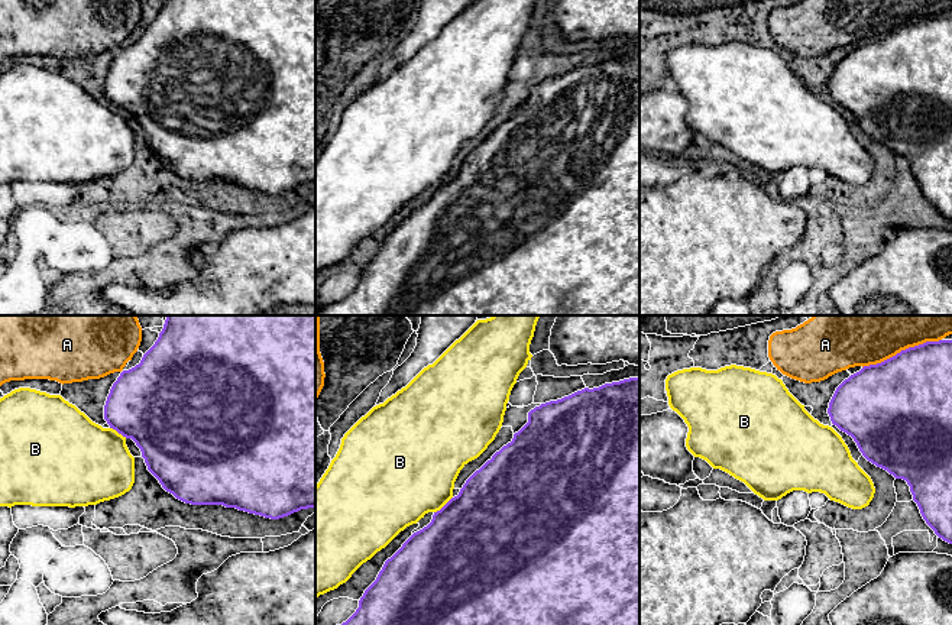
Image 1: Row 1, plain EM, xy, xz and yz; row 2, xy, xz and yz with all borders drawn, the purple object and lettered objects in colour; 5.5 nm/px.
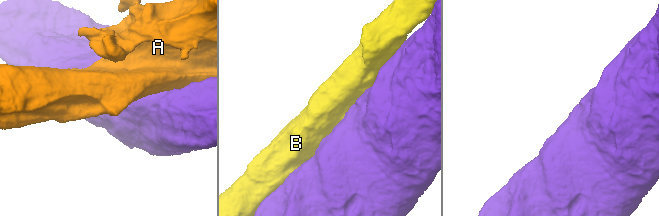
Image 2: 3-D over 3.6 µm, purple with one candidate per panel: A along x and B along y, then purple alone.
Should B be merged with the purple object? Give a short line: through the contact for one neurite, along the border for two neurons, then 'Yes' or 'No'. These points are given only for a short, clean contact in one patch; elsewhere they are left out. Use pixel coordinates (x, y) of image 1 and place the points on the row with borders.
Yes

